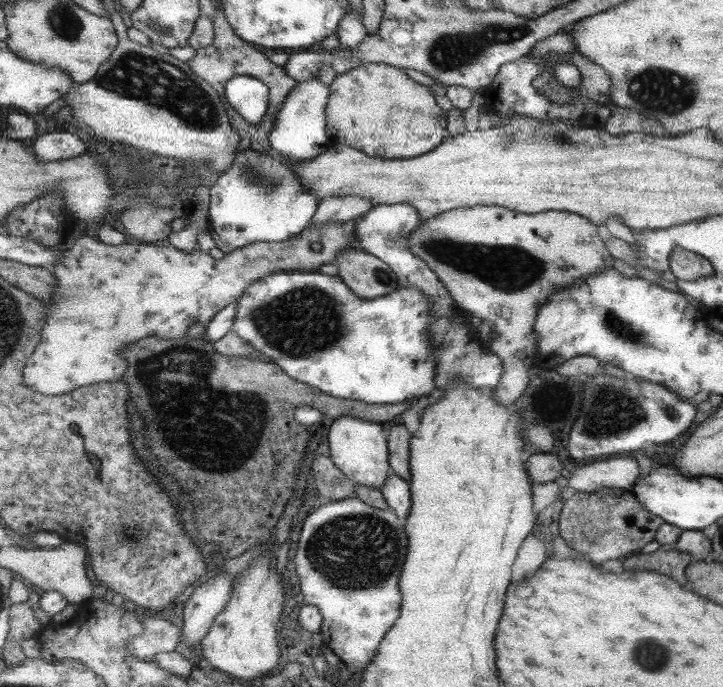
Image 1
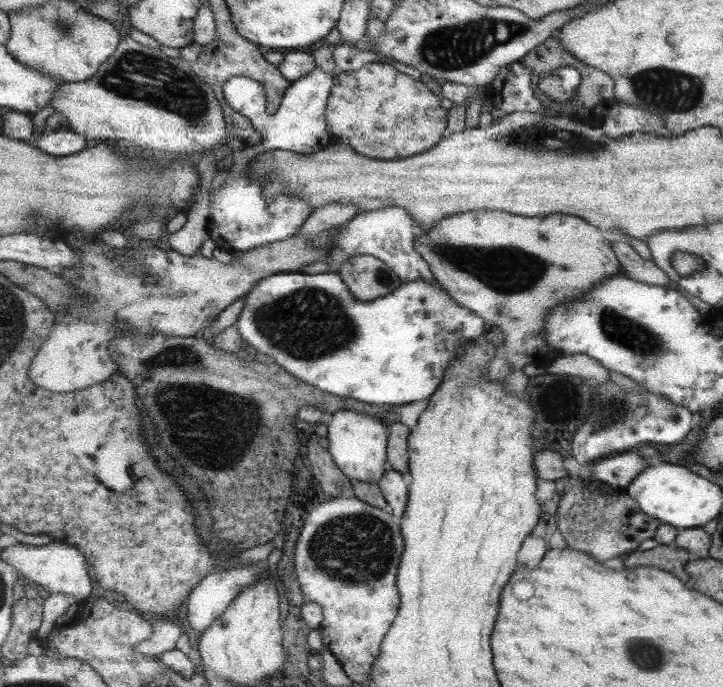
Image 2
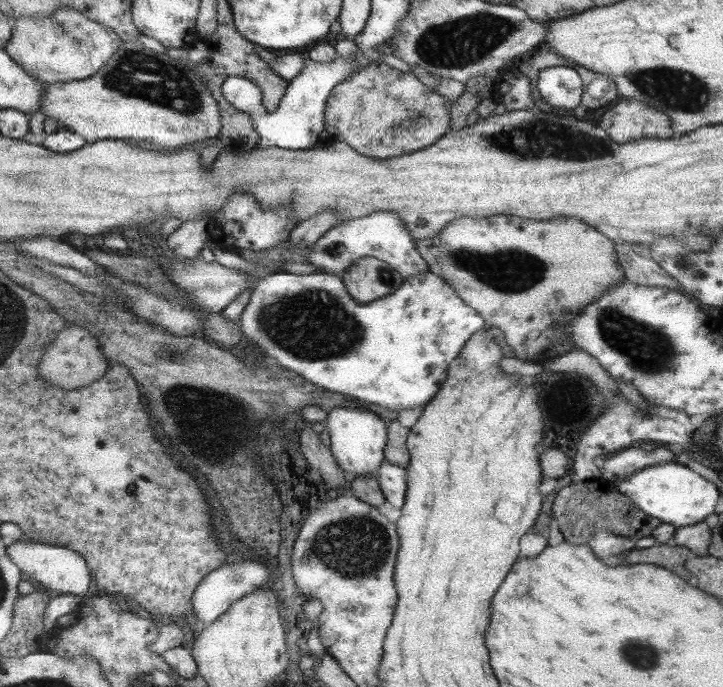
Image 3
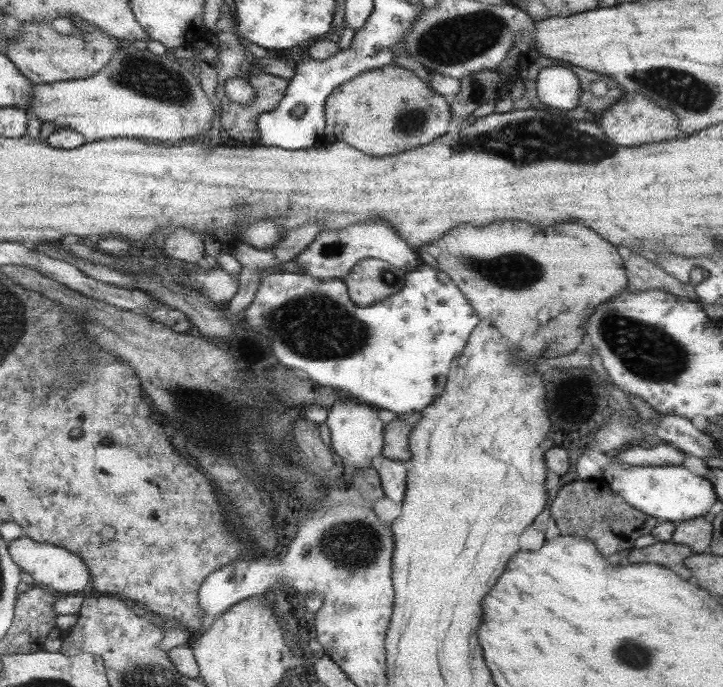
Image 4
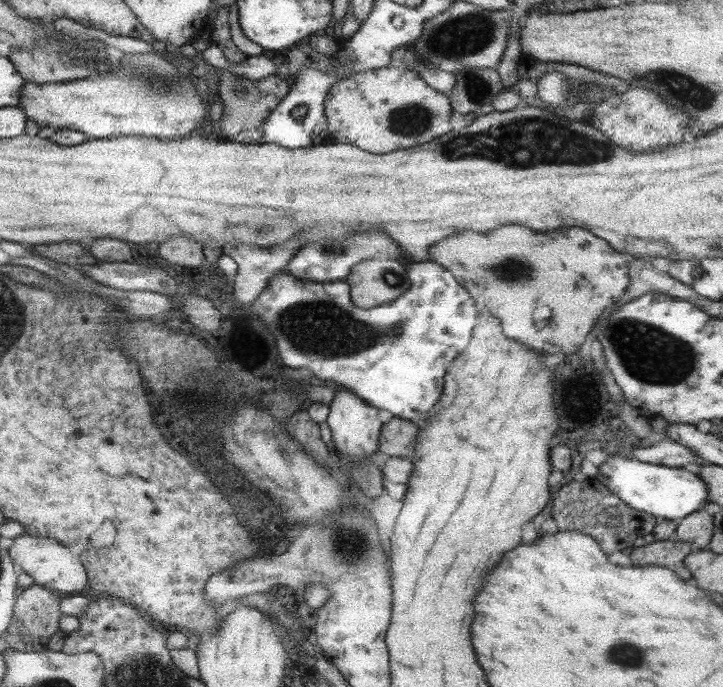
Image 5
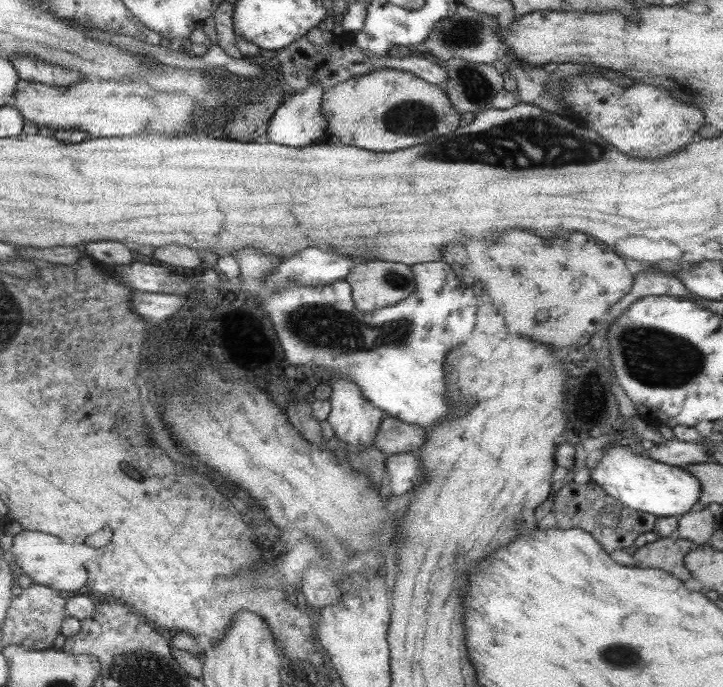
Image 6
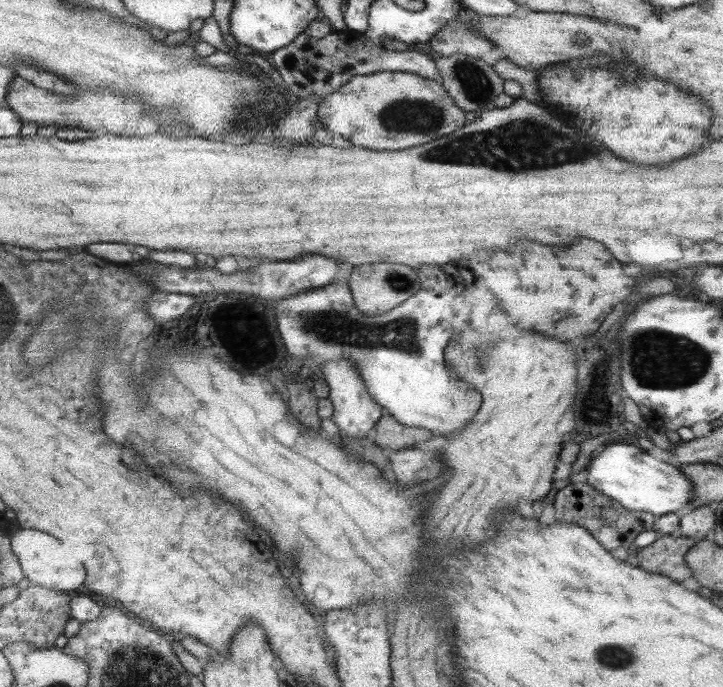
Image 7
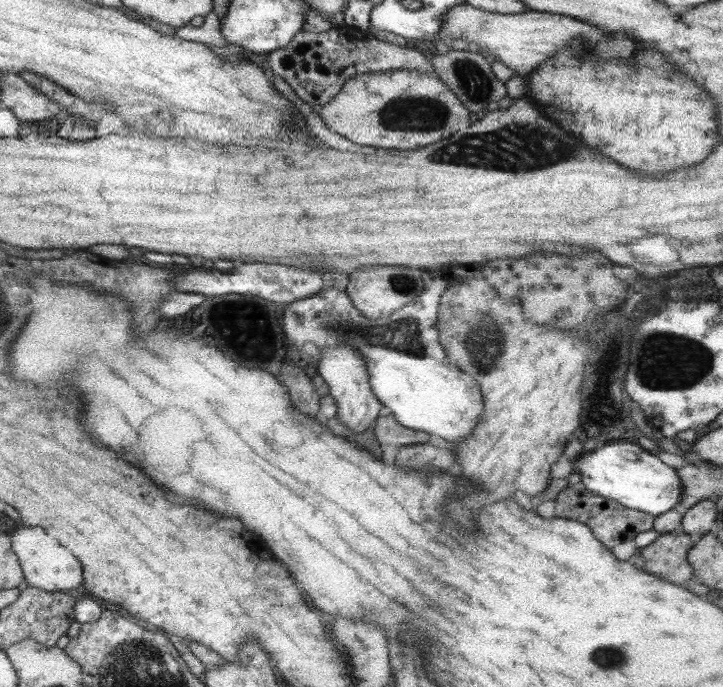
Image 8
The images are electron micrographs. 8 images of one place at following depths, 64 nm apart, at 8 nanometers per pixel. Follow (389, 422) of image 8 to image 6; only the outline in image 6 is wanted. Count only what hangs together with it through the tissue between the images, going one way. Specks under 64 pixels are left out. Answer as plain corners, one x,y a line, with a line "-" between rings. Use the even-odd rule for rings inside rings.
393,417
380,422
374,438
374,448
385,455
413,453
426,442
428,431
420,426
405,424

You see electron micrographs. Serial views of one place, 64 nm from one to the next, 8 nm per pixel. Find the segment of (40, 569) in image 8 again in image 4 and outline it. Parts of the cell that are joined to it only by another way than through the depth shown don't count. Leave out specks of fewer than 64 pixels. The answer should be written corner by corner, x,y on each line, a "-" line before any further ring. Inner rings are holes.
23,536
13,541
10,553
24,572
29,573
36,582
45,584
55,591
77,594
83,592
89,584
89,577
91,577
89,568
77,554
71,554
65,548
59,548
59,546
48,542
37,542

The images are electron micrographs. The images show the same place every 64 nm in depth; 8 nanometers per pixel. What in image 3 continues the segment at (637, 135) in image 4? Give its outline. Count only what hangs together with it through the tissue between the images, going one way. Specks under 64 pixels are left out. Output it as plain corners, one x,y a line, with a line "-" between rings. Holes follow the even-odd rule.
621,100
615,108
605,111
599,120
605,134
613,142
623,143
638,138
665,138
672,136
672,120
665,114
635,102
629,106
629,100

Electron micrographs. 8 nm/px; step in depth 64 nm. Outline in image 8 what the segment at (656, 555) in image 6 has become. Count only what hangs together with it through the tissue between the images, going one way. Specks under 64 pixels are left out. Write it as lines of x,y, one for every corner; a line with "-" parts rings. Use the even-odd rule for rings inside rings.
681,531
659,534
652,543
640,550
645,559
642,569
680,585
692,577
687,556
695,541
695,537

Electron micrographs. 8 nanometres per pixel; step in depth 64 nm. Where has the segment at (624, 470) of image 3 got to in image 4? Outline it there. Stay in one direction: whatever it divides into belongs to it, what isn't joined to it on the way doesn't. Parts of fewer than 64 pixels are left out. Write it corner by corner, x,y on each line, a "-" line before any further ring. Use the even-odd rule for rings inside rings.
657,444
653,448
629,448
617,458
611,458
614,463
625,463
628,465
653,465
665,466
667,464
681,465
685,454
677,447
667,444

